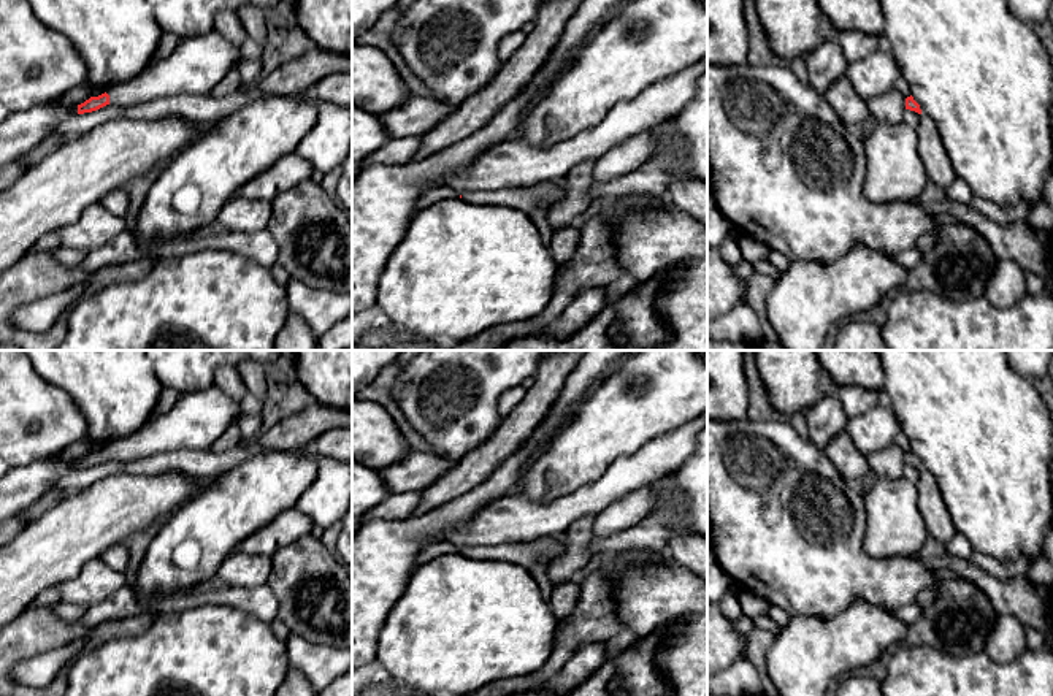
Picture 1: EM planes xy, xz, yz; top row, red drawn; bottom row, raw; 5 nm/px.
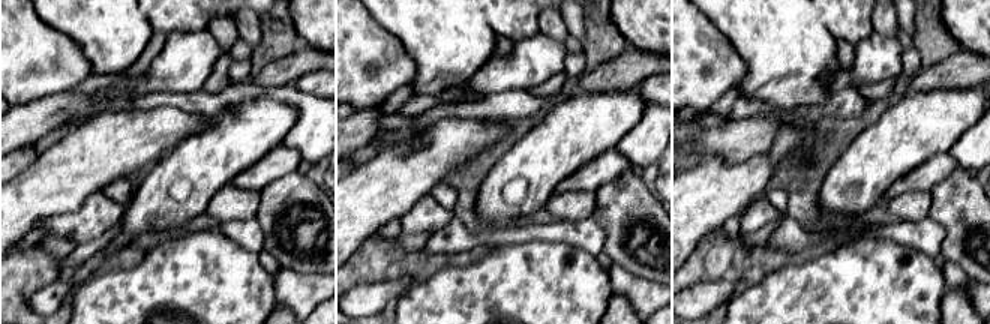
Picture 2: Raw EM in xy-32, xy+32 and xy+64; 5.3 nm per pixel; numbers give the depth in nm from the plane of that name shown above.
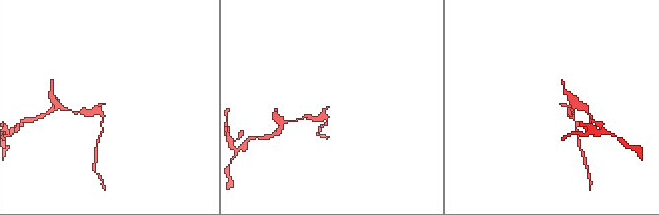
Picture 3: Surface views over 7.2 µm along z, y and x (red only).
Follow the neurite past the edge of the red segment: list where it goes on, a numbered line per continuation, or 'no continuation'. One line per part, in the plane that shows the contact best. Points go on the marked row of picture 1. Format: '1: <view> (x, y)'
1: xy (199, 62)

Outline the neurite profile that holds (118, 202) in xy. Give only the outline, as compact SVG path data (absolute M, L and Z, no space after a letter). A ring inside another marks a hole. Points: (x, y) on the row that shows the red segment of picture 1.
M116 189L106 193L100 203L114 216L125 217L130 208L130 197L125 190Z

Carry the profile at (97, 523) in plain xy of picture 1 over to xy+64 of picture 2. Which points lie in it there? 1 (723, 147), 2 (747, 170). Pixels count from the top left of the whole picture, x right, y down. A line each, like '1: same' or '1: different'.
1: different
2: same

